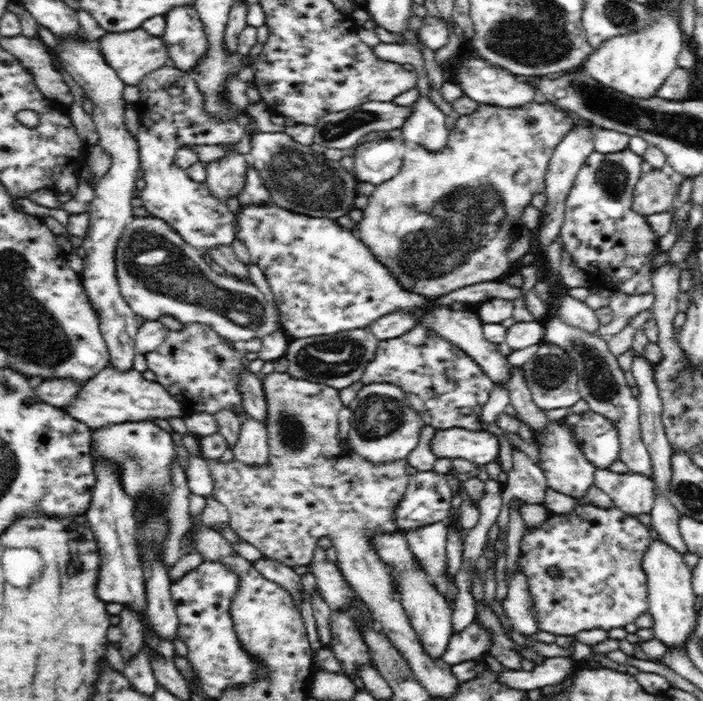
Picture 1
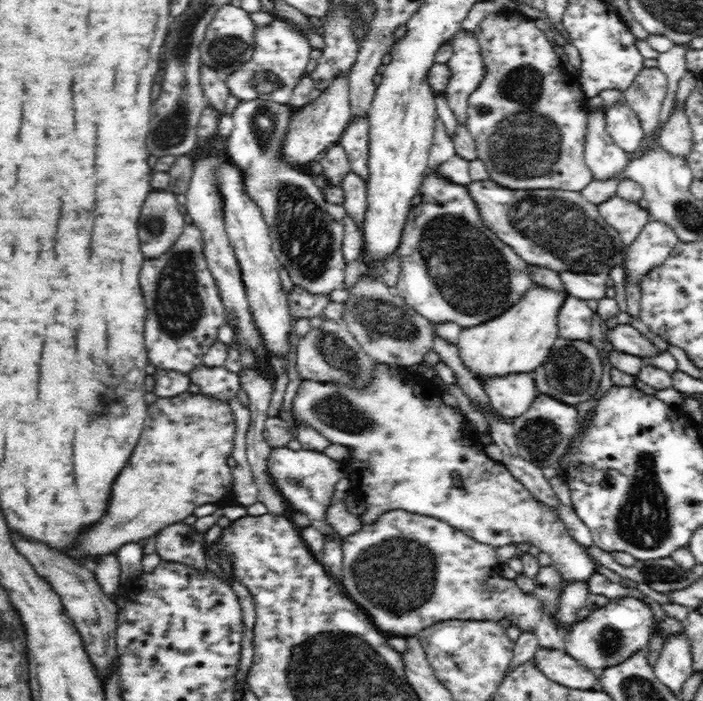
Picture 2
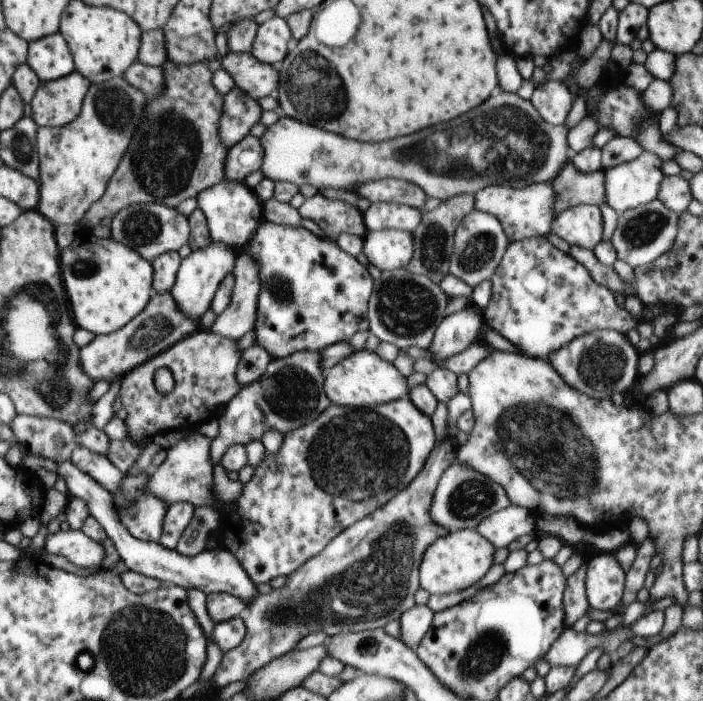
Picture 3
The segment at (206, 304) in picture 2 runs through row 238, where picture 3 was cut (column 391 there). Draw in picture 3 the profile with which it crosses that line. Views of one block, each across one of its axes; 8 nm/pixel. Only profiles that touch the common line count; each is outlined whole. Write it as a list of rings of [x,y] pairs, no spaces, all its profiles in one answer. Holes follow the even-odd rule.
[[[384,179],[366,182],[366,184],[360,184],[358,188],[354,188],[354,191],[360,198],[365,198],[371,203],[397,203],[416,208],[419,211],[428,200],[427,195],[416,184],[406,182],[406,180]]]

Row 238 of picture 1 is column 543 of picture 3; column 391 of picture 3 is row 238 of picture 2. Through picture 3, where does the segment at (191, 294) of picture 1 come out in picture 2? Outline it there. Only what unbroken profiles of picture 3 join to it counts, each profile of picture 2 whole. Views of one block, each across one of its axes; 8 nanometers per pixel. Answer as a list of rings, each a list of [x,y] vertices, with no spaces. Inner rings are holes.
[[[164,190],[150,192],[138,225],[144,256],[156,259],[169,252],[186,226],[184,215],[178,209],[176,194]]]

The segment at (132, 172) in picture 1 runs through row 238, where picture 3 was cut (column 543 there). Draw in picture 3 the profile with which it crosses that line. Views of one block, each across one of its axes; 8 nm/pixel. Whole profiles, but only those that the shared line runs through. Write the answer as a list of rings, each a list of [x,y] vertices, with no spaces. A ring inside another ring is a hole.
[[[546,81],[534,90],[530,102],[546,123],[562,125],[575,99],[565,81]]]

